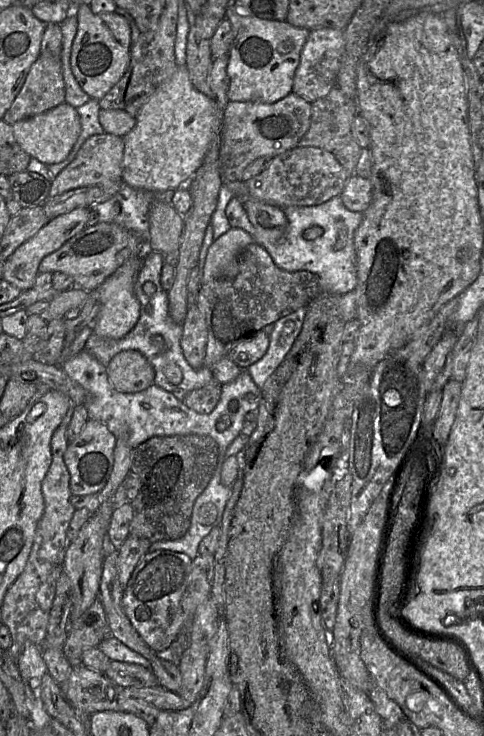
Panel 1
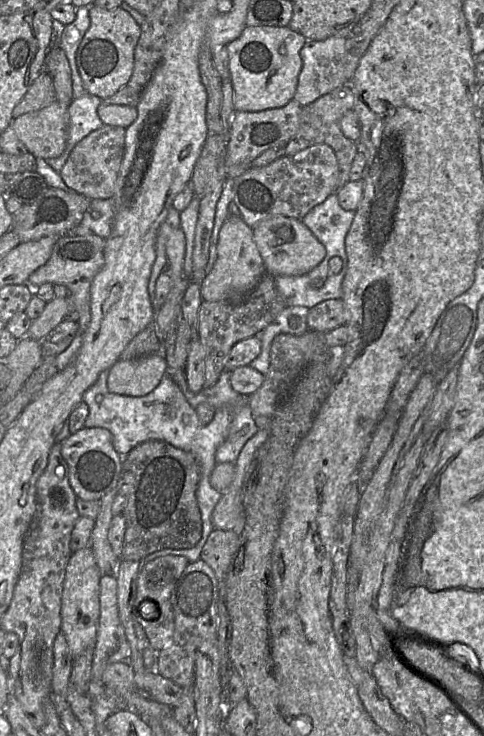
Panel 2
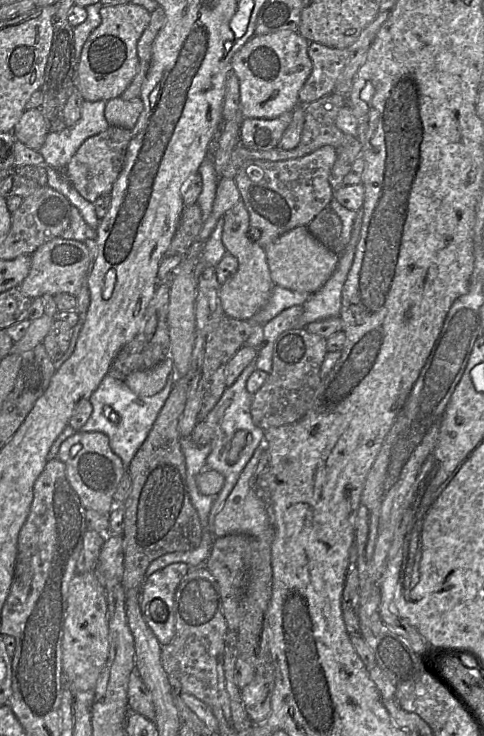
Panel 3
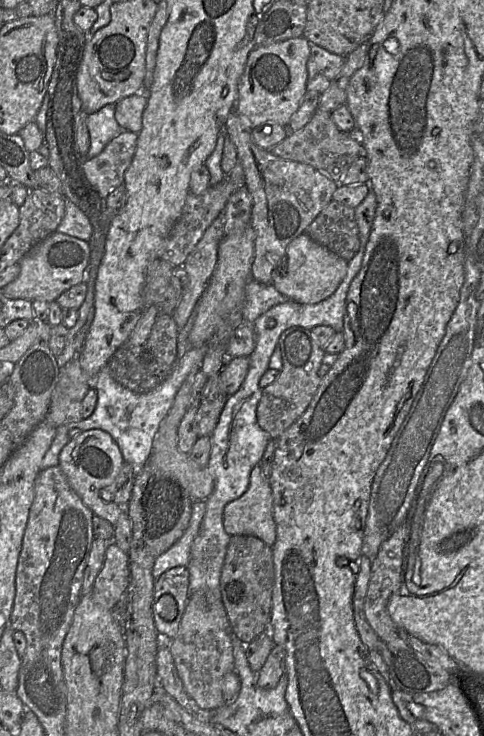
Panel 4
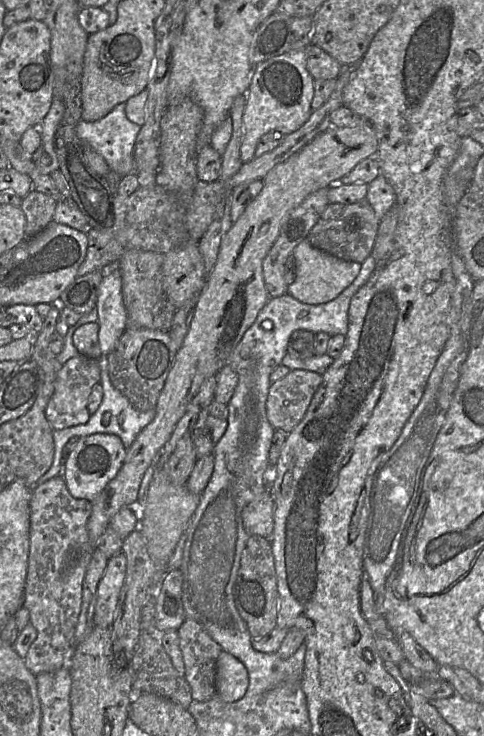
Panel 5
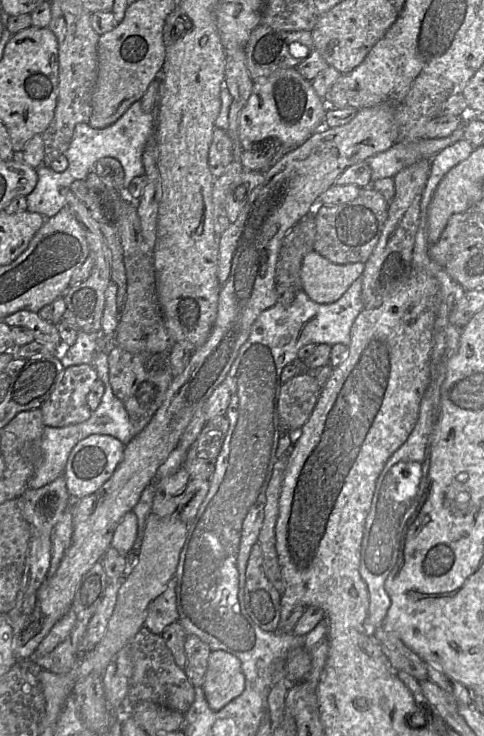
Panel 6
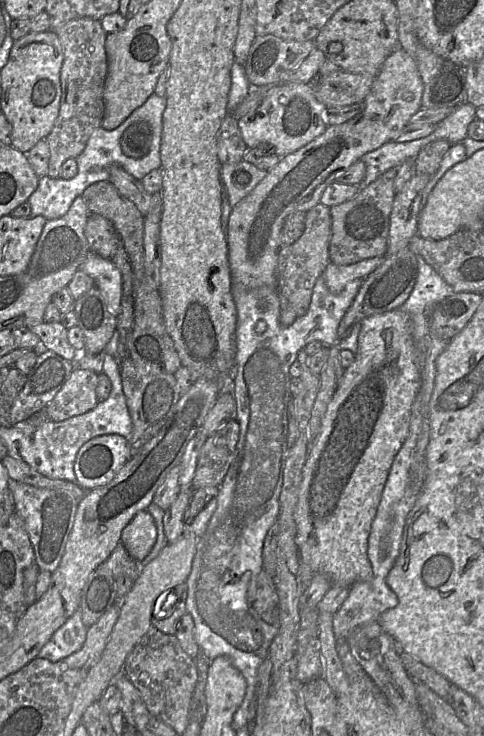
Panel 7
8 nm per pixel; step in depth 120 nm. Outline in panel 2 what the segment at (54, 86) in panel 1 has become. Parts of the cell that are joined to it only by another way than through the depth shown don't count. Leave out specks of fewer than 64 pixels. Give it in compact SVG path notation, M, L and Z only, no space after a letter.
M43 70L13 109L12 117L14 119L25 113L42 109L55 101L57 100L53 79L46 70Z

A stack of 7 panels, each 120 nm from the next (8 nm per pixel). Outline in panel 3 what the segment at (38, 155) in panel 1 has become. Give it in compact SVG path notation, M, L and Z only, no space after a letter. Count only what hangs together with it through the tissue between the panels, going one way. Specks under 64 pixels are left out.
M40 108L26 109L13 129L17 141L36 151L41 149L49 132L49 123Z

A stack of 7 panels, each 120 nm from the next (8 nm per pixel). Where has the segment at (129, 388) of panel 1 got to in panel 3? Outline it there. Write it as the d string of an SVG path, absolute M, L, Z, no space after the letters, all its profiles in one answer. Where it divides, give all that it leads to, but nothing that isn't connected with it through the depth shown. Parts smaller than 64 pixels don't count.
M167 357L150 369L138 370L128 374L123 381L137 395L153 396L165 387L173 367L173 360L171 357Z

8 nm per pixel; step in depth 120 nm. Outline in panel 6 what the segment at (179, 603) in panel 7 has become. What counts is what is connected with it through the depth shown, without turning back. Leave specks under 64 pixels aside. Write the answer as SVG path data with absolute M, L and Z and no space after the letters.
M176 576L171 578L163 592L151 602L148 608L145 626L156 634L162 635L167 626L179 620L177 582Z

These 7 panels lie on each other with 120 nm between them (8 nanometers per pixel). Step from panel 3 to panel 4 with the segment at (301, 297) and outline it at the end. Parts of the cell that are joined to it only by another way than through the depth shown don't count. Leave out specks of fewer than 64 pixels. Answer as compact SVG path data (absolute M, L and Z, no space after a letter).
M252 279L245 287L245 302L242 309L244 323L252 323L270 308L288 301L273 284L262 284Z

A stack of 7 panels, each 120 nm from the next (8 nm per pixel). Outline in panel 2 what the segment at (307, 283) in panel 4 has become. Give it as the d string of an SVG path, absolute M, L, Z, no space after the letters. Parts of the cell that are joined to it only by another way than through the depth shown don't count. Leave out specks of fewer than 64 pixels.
M281 215L258 222L253 227L254 241L263 258L267 273L273 276L300 276L313 270L326 256L325 246L301 219Z

